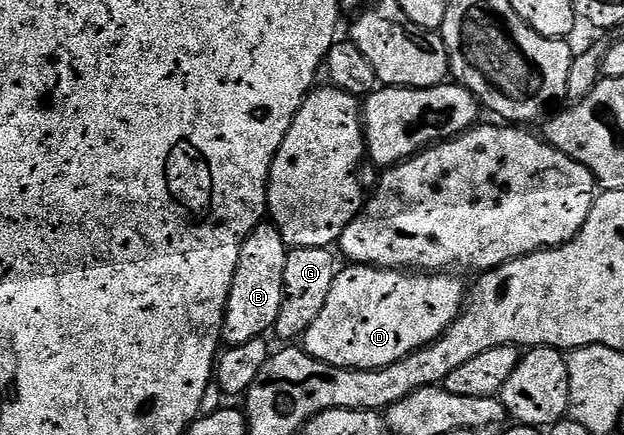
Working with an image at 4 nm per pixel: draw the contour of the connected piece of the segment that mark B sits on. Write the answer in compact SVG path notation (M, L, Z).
M264 221L258 223L245 237L241 245L241 257L237 261L237 273L233 273L233 285L229 289L229 301L227 310L223 317L223 337L222 342L227 347L245 345L245 341L253 341L266 336L275 326L281 313L281 301L283 300L283 286L285 285L285 261L288 253L287 242L281 237L281 233L274 223Z

